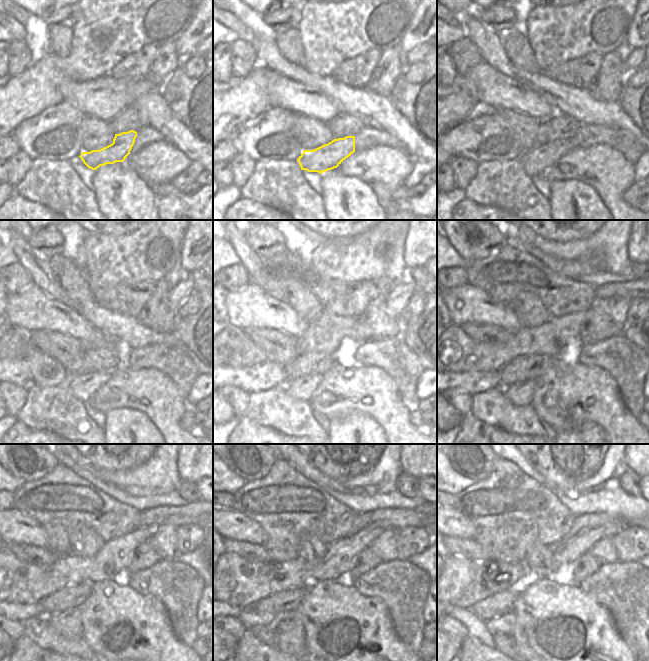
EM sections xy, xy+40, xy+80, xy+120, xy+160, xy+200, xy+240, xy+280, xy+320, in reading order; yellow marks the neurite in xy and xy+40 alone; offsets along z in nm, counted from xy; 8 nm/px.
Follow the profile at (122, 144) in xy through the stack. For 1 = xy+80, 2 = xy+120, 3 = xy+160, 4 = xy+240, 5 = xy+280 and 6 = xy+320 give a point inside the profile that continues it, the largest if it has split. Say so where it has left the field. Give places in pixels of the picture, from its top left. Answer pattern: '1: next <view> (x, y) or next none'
1: next xy+80 (537, 161)
2: next xy+120 (82, 386)
3: next xy+160 (302, 388)
4: next xy+240 (68, 624)
5: next xy+280 (286, 628)
6: next xy+320 (507, 635)

